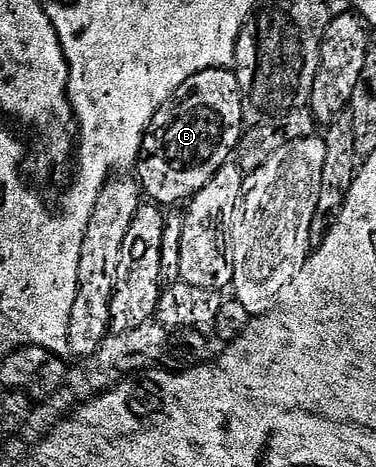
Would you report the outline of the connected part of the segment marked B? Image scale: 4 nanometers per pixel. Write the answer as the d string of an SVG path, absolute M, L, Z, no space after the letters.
M234 70L194 75L182 94L155 114L143 136L137 178L144 196L163 209L194 199L236 154L244 130L243 94Z

